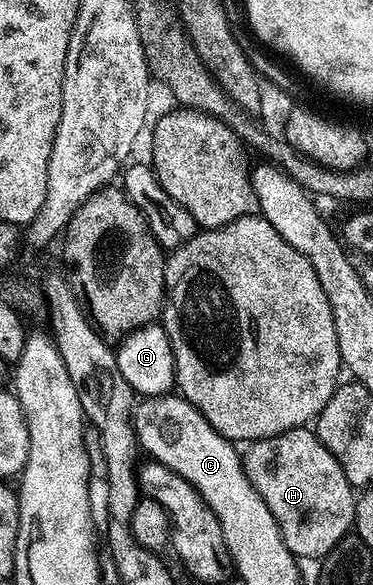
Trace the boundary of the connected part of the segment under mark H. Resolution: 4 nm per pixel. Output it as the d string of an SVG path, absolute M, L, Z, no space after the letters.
M308 426L296 427L270 439L252 440L246 447L249 448L243 451L245 475L276 517L283 541L292 555L302 560L320 560L341 538L350 534L354 526L355 489L347 481L339 461L335 461L335 457L319 441L316 430Z

